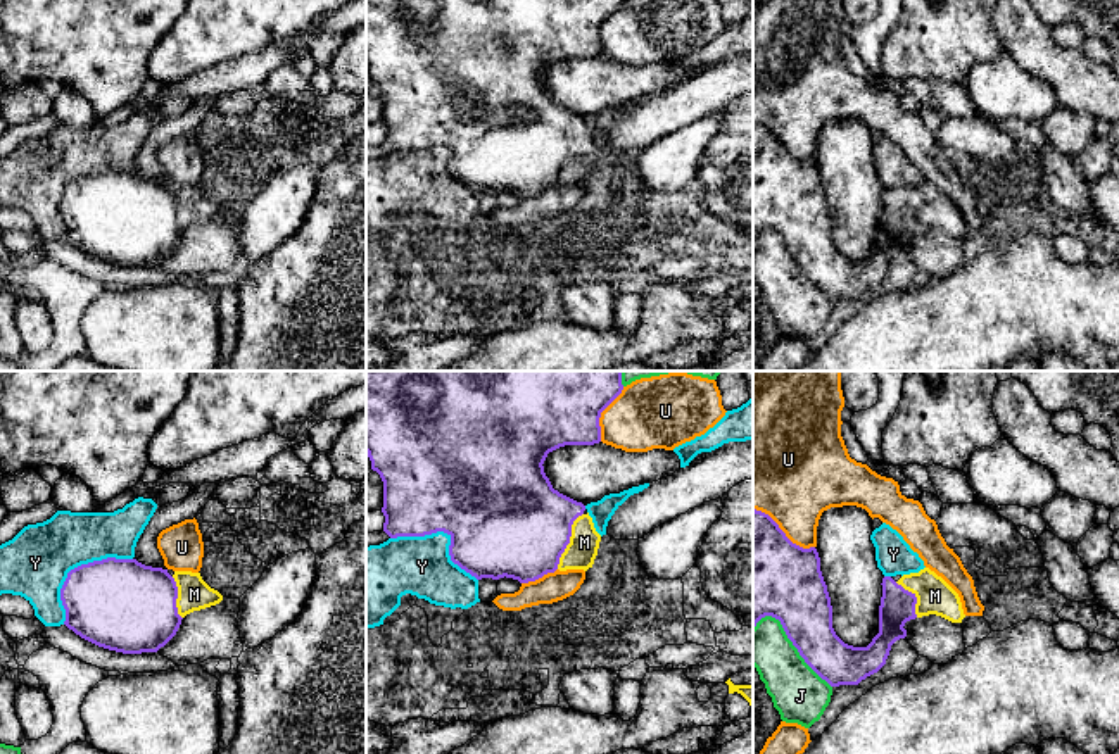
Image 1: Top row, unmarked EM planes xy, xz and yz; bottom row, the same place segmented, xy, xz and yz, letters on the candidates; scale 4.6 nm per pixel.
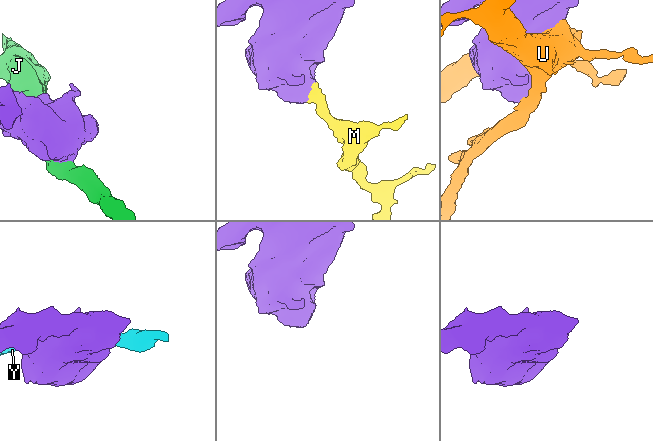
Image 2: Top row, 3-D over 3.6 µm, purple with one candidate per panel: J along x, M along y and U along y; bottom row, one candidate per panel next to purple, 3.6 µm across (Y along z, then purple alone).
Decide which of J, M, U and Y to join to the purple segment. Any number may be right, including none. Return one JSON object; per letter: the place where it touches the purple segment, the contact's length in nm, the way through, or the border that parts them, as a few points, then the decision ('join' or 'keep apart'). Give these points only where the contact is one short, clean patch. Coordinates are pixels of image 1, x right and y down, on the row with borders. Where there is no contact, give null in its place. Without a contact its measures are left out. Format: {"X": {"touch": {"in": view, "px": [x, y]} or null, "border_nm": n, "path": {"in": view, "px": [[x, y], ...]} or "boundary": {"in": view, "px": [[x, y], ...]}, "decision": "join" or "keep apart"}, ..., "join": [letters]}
{"J": {"touch": {"in": "yz", "px": [791, 640]}, "border_nm": 460, "decision": "keep apart"}, "M": {"touch": {"in": "xz", "px": [568, 540]}, "border_nm": 300, "path": {"in": "xz", "px": [[517, 527], [548, 530], [568, 540], [584, 542]]}, "decision": "join"}, "U": {"touch": {"in": "yz", "px": [783, 532]}, "border_nm": 340, "decision": "keep apart"}, "Y": {"touch": {"in": "xy", "px": [75, 568]}, "border_nm": 440, "decision": "keep apart"}, "join": ["M"]}

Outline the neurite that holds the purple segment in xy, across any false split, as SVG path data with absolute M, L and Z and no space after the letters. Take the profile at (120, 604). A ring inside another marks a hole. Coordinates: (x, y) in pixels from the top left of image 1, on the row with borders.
M107 557L71 569L60 588L60 600L66 609L64 625L81 638L109 650L142 654L157 652L176 635L186 614L219 604L223 595L200 573L174 571L171 576L168 569L145 566L136 559Z

